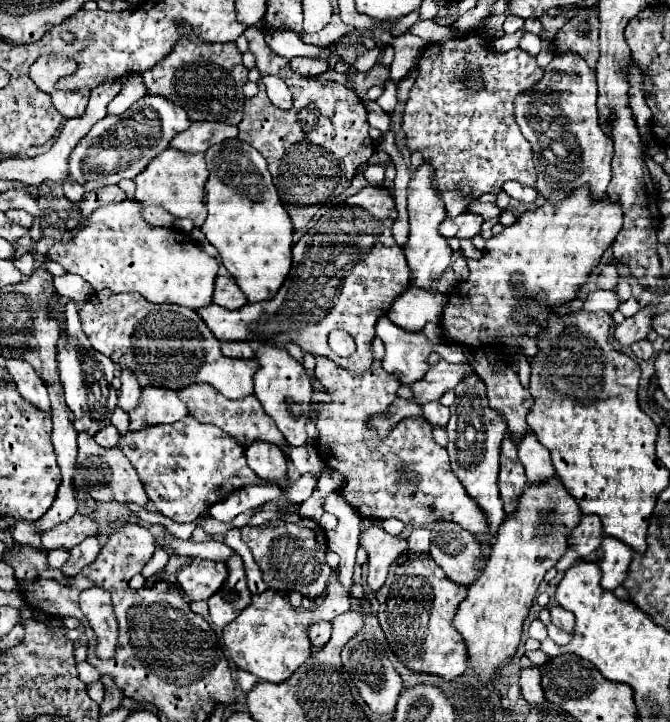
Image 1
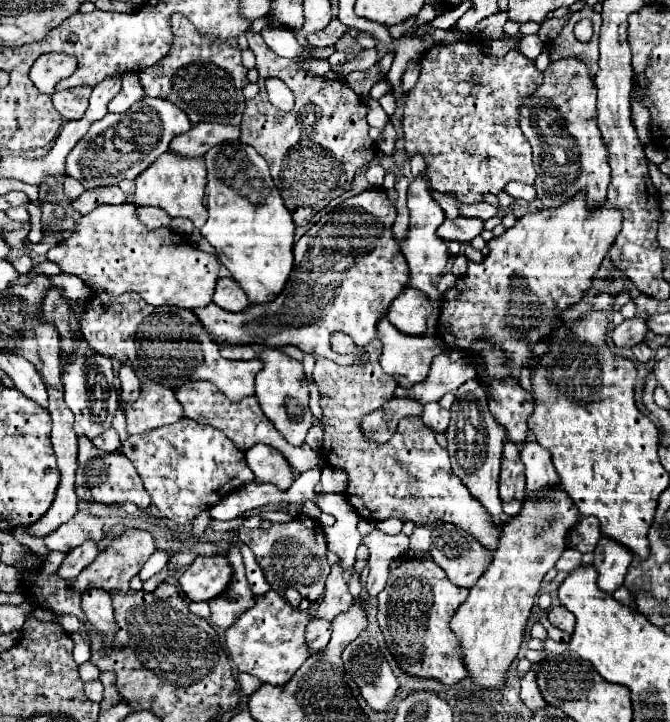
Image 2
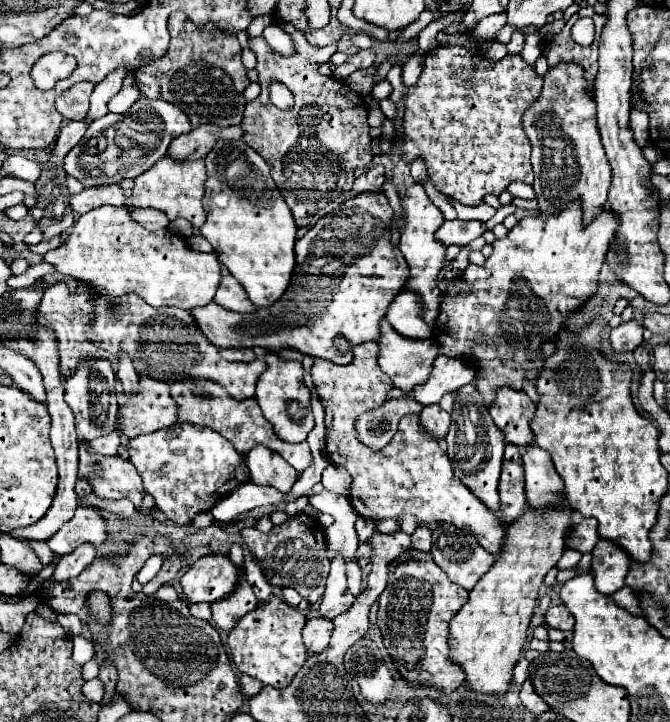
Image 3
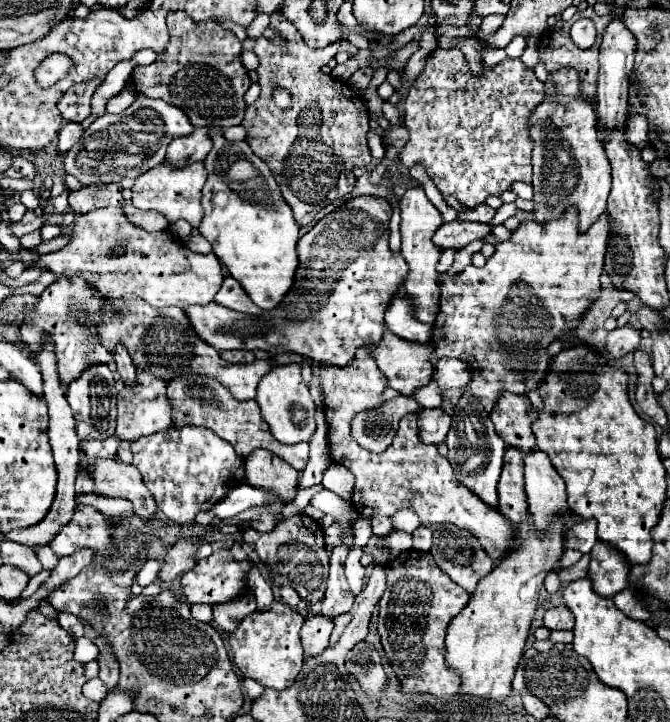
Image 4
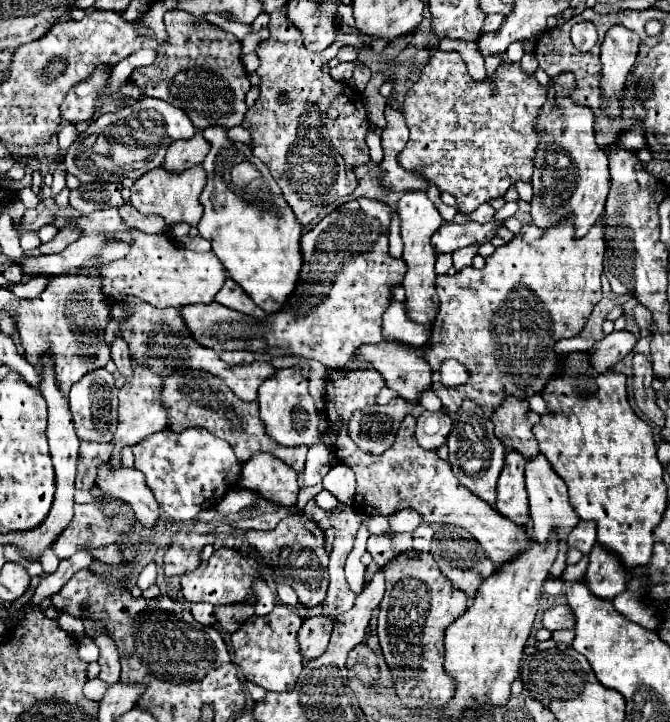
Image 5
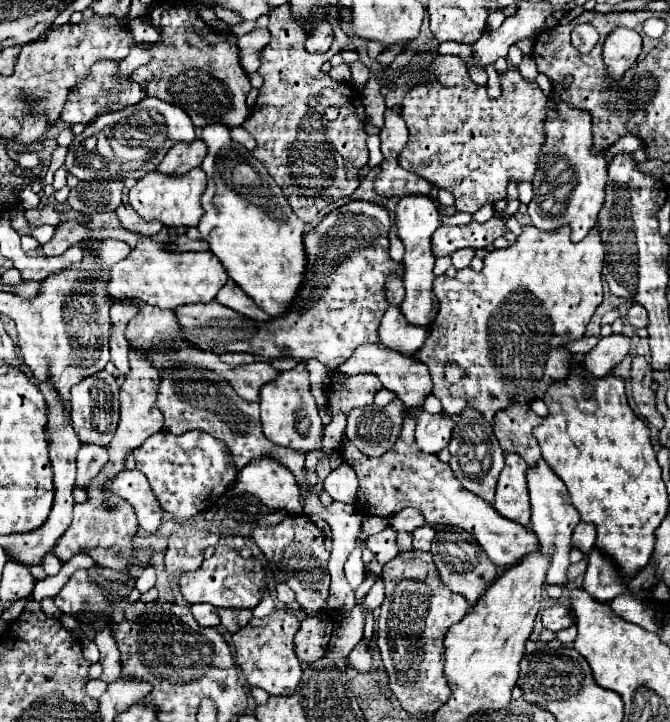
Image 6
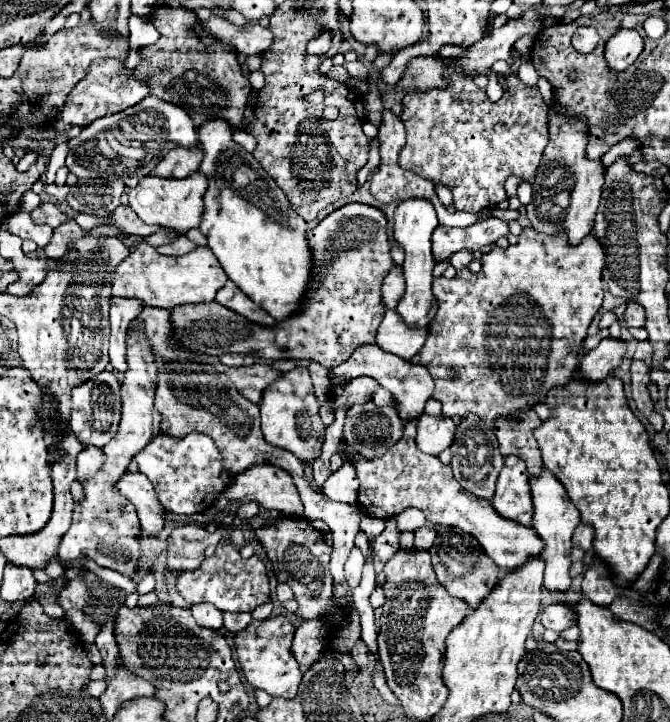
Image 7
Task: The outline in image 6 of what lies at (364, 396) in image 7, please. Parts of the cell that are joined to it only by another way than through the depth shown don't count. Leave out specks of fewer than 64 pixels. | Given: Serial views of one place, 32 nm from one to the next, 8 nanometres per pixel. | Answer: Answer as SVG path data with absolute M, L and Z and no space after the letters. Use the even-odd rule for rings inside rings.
M358 374L358 376L336 376L338 382L330 388L328 394L328 410L332 416L338 412L348 414L356 406L372 404L374 394L382 388L380 380L370 374Z

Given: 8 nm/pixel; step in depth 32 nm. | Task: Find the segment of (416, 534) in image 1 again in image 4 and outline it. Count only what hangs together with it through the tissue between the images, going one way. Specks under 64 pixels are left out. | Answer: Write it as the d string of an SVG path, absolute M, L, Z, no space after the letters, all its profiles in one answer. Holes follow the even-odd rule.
M418 526L412 532L412 538L414 538L414 550L428 552L430 544L432 544L432 528L430 526Z

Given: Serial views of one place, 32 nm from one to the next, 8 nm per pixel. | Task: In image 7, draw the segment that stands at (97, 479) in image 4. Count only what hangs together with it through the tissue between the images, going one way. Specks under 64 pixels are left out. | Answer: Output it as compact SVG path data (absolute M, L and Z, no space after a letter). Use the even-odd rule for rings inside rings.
M128 472L122 476L116 488L138 508L138 518L140 518L144 536L158 536L158 532L164 528L166 512L164 508L160 508L160 500L150 480L142 472L136 472L136 474Z

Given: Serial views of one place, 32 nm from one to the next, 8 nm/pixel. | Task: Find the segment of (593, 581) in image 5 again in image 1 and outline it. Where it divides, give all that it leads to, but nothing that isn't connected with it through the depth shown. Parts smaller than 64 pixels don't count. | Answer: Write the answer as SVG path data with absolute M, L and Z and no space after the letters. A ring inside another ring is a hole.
M604 536L600 544L600 564L598 564L602 572L600 586L608 588L610 592L618 588L626 578L630 562L632 562L632 550L624 542Z

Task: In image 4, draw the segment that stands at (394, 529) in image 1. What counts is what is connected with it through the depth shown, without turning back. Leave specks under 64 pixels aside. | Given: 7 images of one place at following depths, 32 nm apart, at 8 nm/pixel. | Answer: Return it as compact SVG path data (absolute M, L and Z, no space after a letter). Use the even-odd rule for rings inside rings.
M382 516L372 517L370 518L370 526L372 526L372 532L376 536L386 536L392 532L390 518L382 518Z

